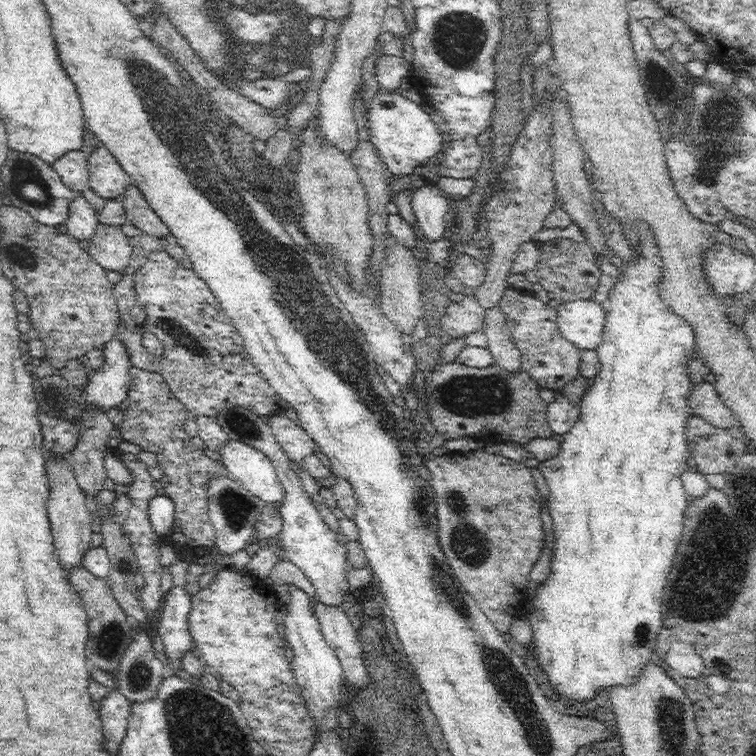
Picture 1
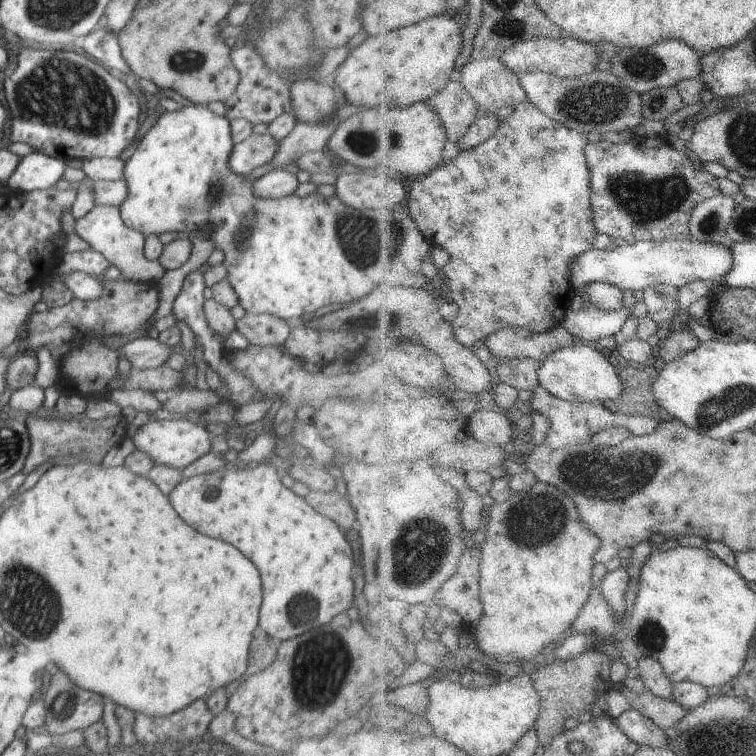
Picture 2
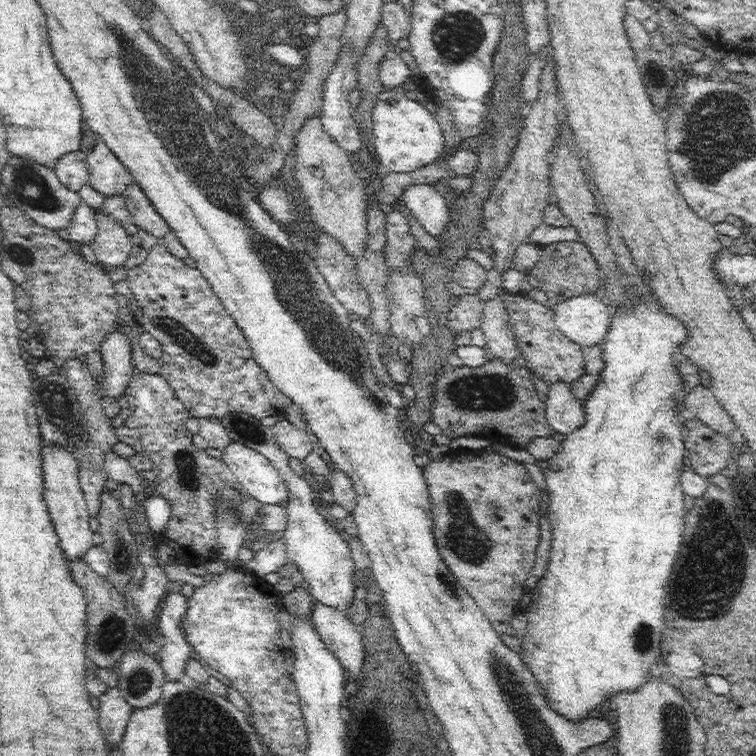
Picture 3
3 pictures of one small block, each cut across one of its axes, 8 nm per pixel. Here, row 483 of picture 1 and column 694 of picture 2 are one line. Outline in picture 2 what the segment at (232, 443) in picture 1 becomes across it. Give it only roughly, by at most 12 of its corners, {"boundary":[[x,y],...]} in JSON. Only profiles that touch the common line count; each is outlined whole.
{"boundary":[[644,240],[575,261],[575,290],[720,282],[732,242]]}

